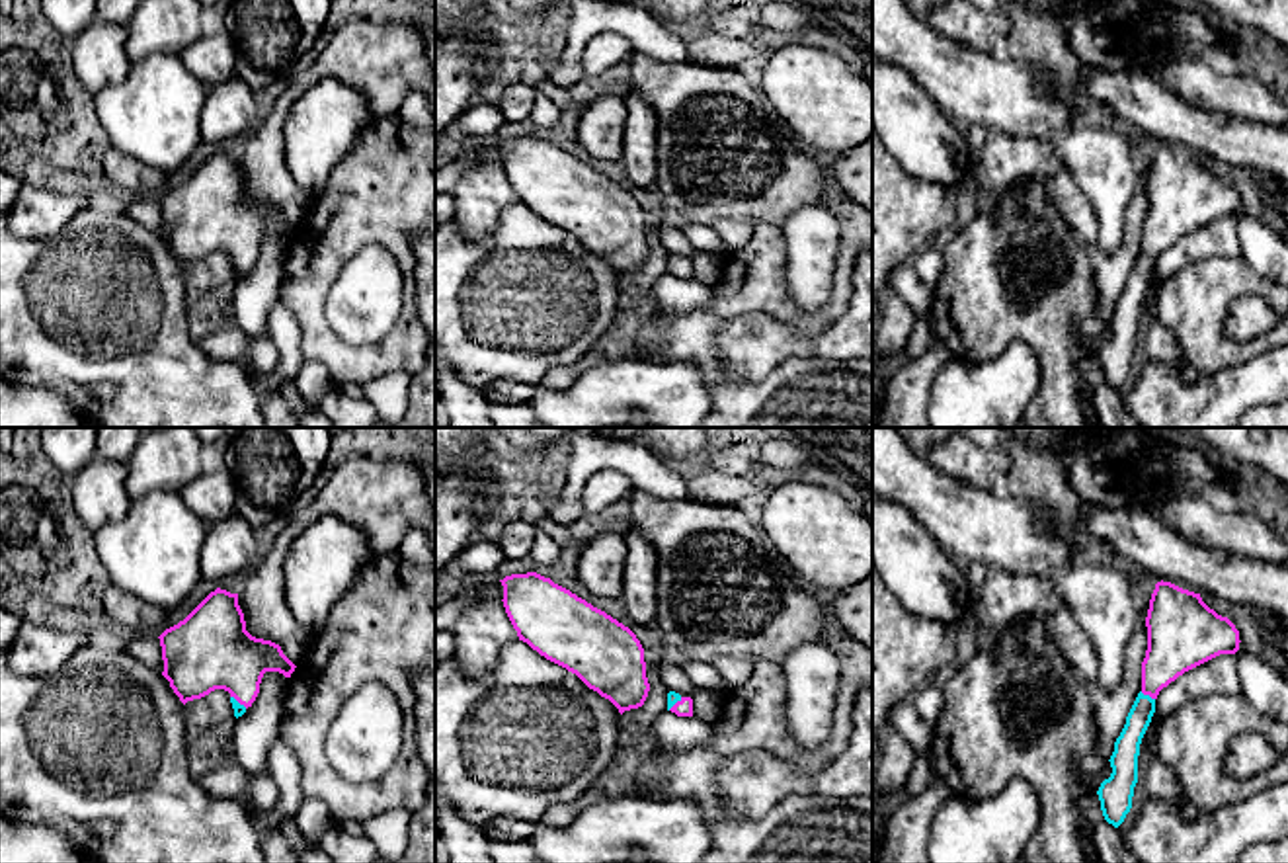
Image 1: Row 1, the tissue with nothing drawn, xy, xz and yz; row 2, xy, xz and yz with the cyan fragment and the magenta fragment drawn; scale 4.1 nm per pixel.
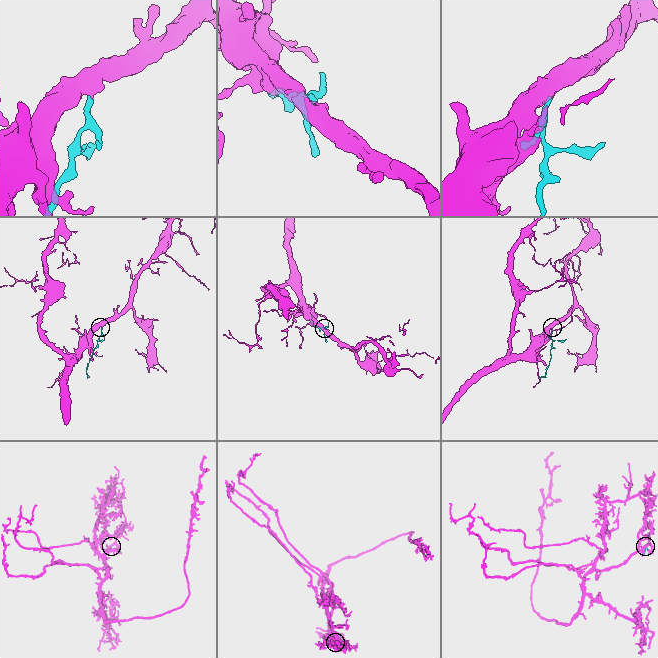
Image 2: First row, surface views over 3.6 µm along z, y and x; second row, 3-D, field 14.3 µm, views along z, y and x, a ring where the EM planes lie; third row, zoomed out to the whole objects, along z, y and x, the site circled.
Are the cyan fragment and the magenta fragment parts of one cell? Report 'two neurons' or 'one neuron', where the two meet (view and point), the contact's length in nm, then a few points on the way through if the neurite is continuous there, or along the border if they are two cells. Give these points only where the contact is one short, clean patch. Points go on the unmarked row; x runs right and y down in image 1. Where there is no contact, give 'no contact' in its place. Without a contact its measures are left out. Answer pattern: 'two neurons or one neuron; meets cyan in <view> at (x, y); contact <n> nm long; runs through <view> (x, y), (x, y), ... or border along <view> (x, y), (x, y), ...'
one neuron; meets cyan in yz at (1148, 258); contact 70 nm long; runs through yz (1126, 311), (1148, 258), (1154, 239), (1177, 205)

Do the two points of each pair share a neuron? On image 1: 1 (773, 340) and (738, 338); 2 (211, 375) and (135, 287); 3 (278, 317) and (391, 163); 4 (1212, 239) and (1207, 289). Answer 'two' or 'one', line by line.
1: one
2: one
3: two
4: two

